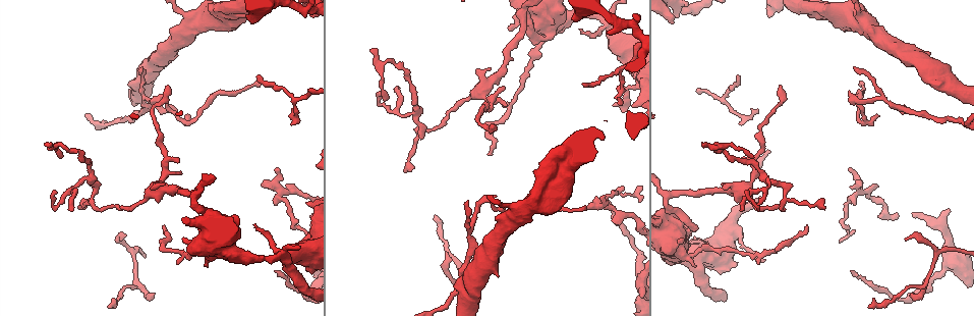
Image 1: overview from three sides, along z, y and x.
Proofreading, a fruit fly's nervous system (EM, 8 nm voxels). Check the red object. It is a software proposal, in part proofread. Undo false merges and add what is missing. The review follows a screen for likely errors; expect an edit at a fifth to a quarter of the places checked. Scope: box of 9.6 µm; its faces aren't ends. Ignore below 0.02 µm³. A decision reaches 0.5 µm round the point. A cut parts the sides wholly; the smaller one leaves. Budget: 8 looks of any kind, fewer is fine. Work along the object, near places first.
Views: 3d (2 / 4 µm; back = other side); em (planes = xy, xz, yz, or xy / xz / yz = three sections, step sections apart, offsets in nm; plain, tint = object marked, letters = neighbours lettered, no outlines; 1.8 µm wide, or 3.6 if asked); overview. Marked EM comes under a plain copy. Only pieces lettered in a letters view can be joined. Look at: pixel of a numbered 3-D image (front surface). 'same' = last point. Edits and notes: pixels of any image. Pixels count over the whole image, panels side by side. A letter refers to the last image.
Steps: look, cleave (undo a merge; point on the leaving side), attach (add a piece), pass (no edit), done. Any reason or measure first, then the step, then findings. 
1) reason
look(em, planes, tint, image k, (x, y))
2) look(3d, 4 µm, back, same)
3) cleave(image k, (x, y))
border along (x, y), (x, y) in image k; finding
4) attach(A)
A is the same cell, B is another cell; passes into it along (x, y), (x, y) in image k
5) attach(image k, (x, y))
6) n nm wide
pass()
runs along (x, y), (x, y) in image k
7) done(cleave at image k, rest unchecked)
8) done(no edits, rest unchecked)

a narrow waist
look(3d, 2 µm, image 1, (858, 192))

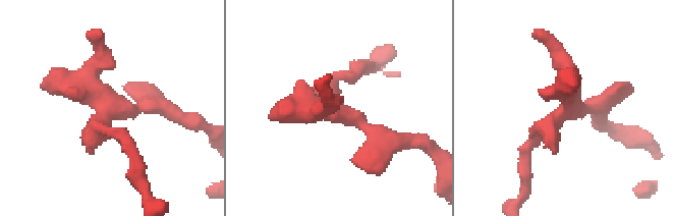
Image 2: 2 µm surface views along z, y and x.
need the tissue
look(em, 3.6 µm, xy, step 4, tint, image 2, (342, 111))

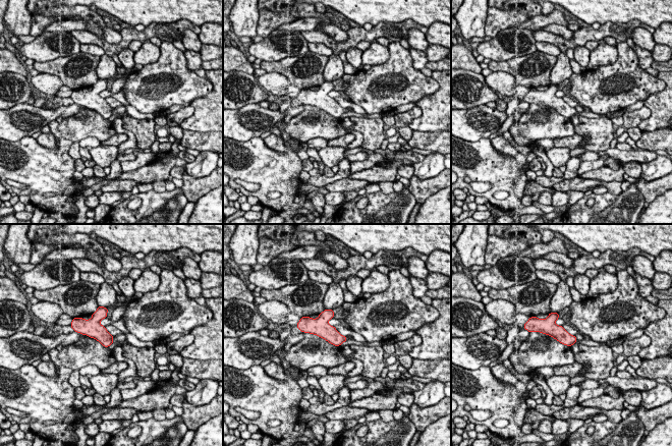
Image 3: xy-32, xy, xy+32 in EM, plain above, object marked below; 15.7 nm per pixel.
look(em, 3.6 µm, planes, letters, same)

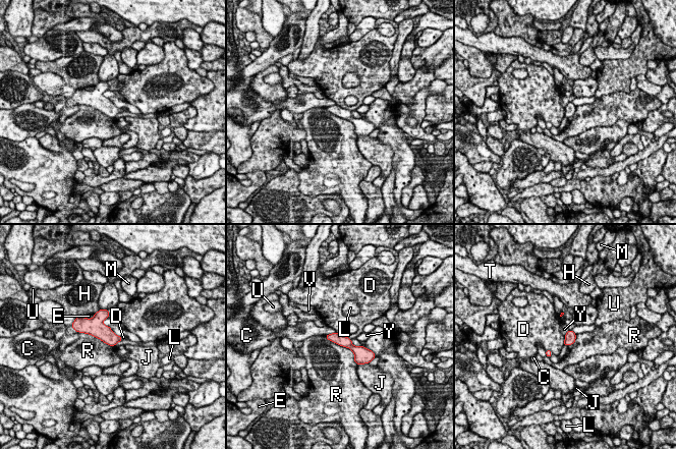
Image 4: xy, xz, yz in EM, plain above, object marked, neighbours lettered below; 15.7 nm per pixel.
pass()
C, D, E, H, J, L, M, R, T, U, V and Y are other cells; border along (336, 331), (351, 339) in image 4; all the same cell

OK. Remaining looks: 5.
a narrow waist
look(3d, 2 µm, image 1, (206, 101))

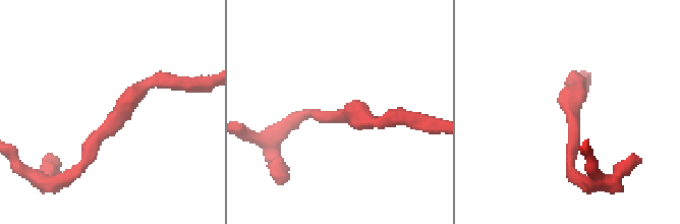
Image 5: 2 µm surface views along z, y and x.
look(em, planes, letters, image 5, (340, 112))

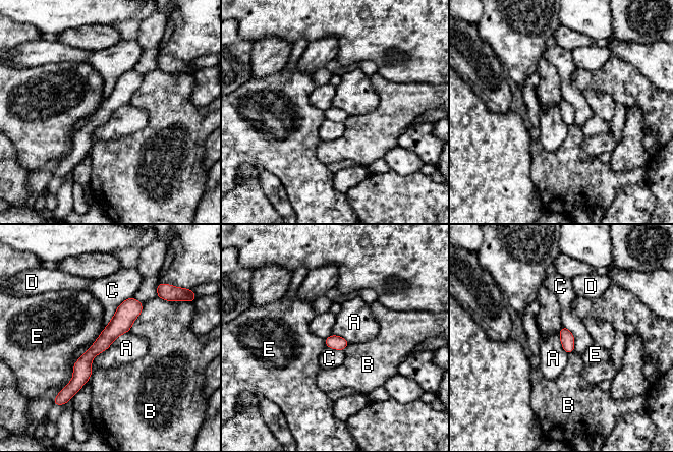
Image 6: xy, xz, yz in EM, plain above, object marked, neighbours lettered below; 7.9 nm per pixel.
pass()
A, B, C, D and E are other cells; border along (129, 330), (94, 357), (91, 373) in image 6; continuous, no second cell

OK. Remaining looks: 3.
an open end
look(3d, 2 µm, image 1, (579, 19))

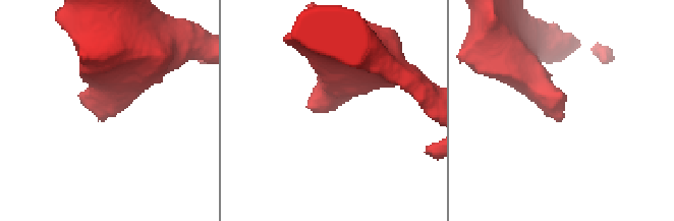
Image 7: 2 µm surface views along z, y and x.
look(em, planes, letters, image 7, (328, 106))

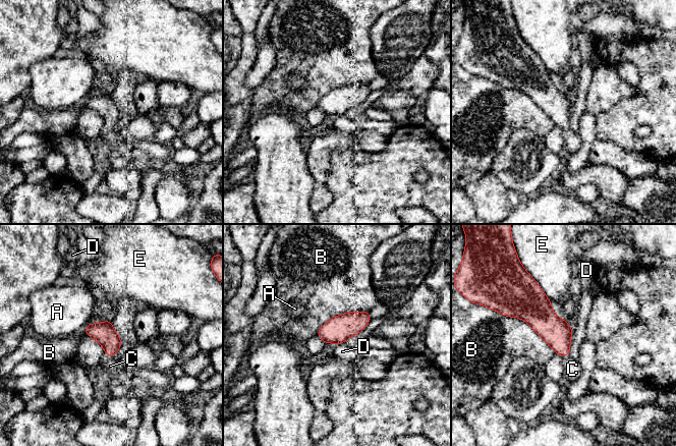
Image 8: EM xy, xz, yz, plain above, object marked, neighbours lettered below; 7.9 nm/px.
attach(C)
C is the same cell, A, B, D and E are other cells; passes into it along (104, 333), (110, 355), (110, 366) in image 8; the cell continues

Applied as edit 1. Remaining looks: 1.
done(attach at image 8, rest unchecked)

